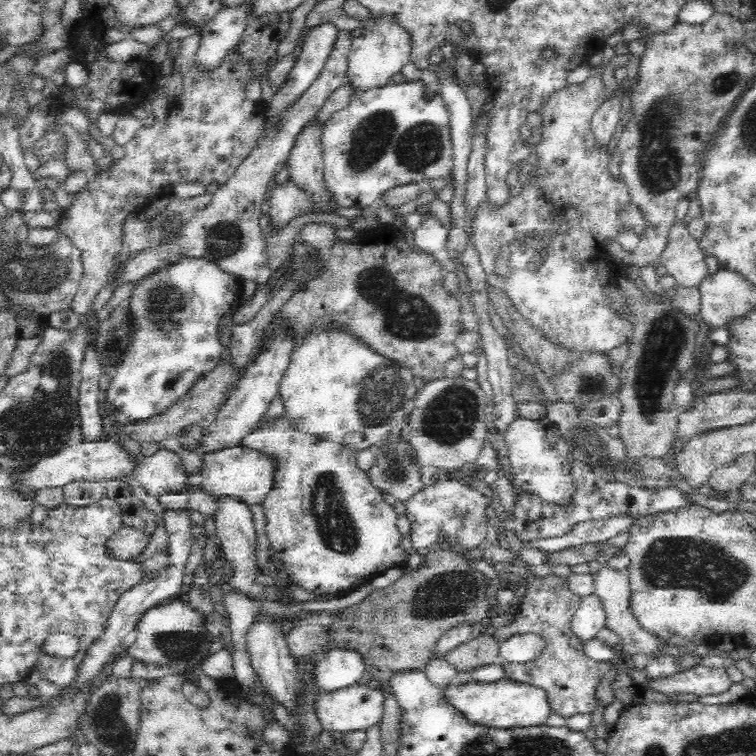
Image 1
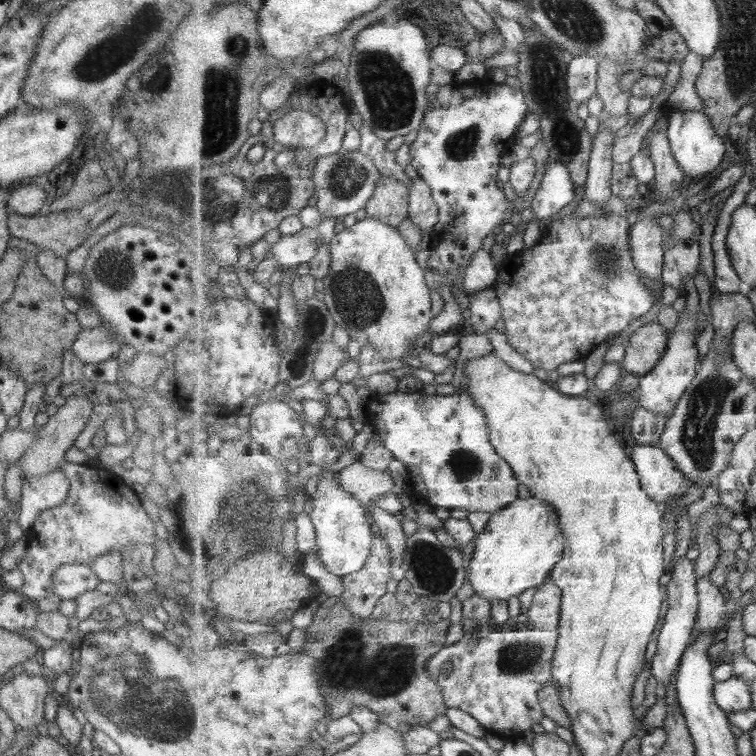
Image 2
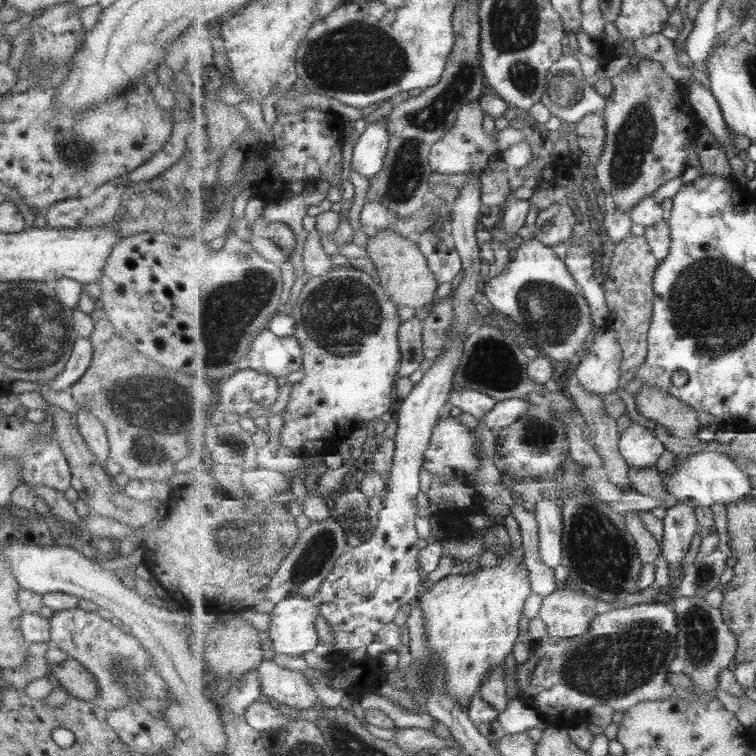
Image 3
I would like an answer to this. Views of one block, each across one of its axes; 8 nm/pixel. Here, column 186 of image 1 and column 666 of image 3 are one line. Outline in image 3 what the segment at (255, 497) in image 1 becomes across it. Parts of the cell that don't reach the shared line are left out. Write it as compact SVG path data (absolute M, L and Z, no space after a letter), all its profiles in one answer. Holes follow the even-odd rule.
M705 450L689 455L666 480L666 487L675 499L695 508L735 504L749 495L752 484L743 463L725 453Z

